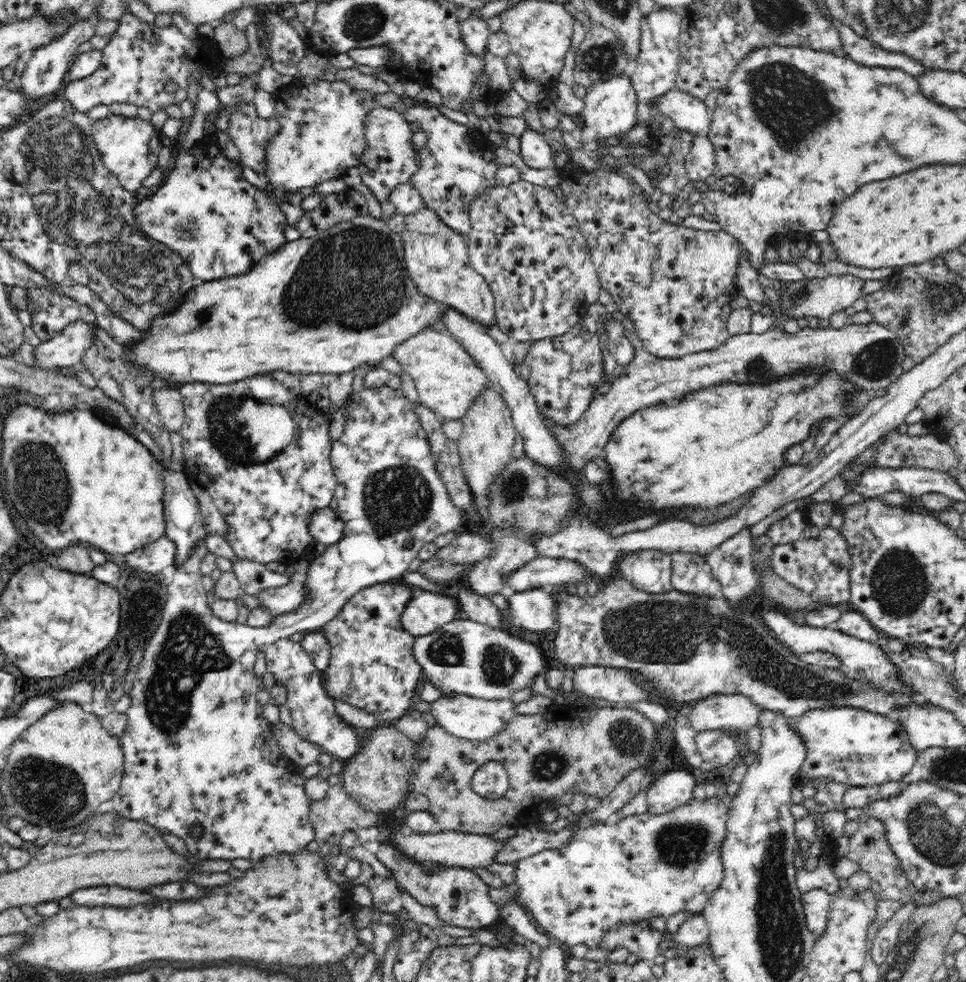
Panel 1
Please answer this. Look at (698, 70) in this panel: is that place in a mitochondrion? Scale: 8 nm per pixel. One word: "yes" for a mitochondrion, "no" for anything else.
no

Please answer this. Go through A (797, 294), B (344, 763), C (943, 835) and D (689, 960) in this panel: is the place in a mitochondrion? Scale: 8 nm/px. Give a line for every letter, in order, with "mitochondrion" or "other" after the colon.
A: mitochondrion
B: other
C: mitochondrion
D: other

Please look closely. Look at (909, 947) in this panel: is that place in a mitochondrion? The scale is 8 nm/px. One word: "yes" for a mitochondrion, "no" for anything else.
yes

